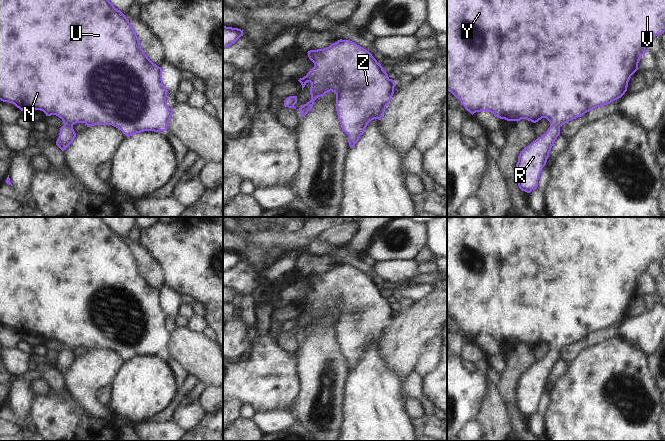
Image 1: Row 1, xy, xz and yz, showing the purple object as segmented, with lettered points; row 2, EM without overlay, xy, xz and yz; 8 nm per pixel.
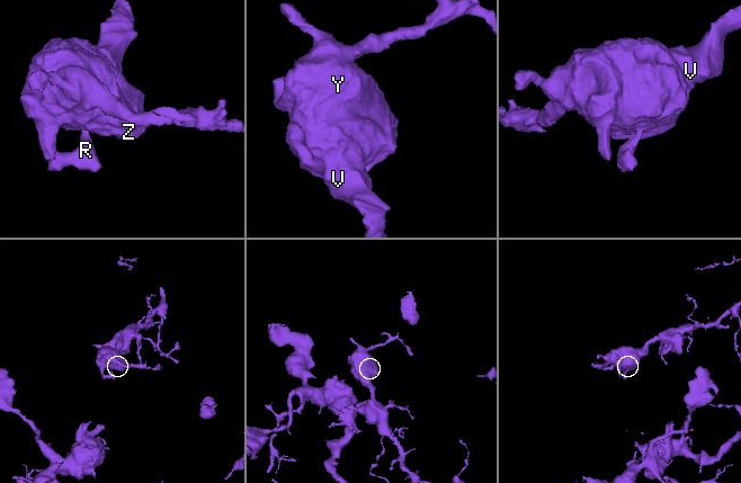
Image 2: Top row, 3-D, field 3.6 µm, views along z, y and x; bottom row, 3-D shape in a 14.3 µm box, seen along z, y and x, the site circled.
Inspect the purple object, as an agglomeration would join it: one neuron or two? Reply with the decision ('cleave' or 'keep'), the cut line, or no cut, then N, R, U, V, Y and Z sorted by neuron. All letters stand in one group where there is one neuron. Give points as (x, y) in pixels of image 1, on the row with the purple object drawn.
keep; no cut; N R U V Y Z

